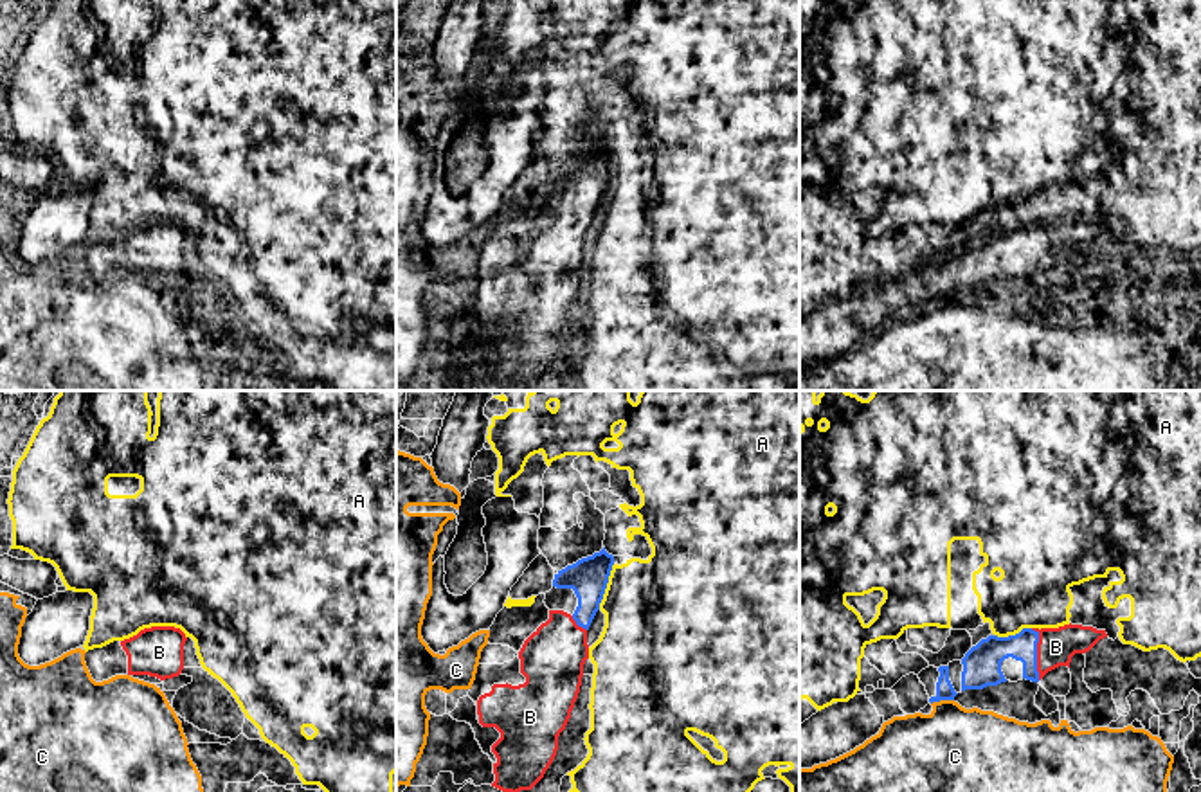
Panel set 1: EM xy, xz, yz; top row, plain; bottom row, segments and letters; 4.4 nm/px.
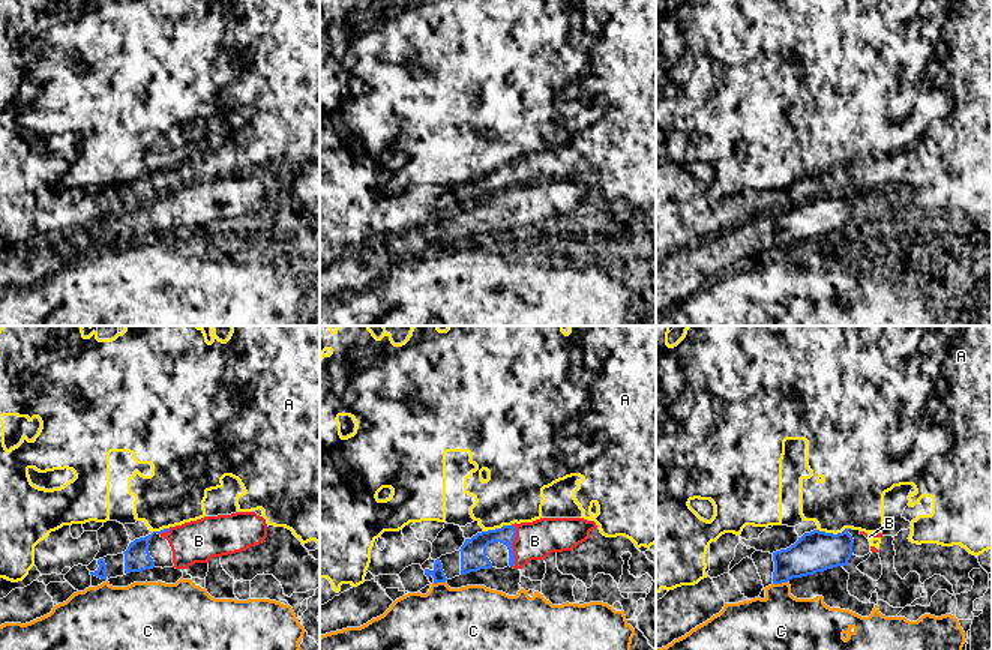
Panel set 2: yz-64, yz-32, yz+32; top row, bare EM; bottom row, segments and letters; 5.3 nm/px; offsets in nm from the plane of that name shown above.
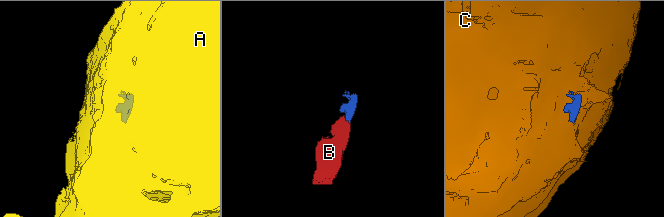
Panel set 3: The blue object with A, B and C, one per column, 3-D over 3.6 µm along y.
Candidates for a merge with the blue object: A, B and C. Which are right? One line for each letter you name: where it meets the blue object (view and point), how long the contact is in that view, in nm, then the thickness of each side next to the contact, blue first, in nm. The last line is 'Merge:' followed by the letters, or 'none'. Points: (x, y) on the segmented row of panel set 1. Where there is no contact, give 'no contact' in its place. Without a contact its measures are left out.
B: contact yz (1036, 654); length 240 nm; calibres 180 and 170 nm
Merge: B

